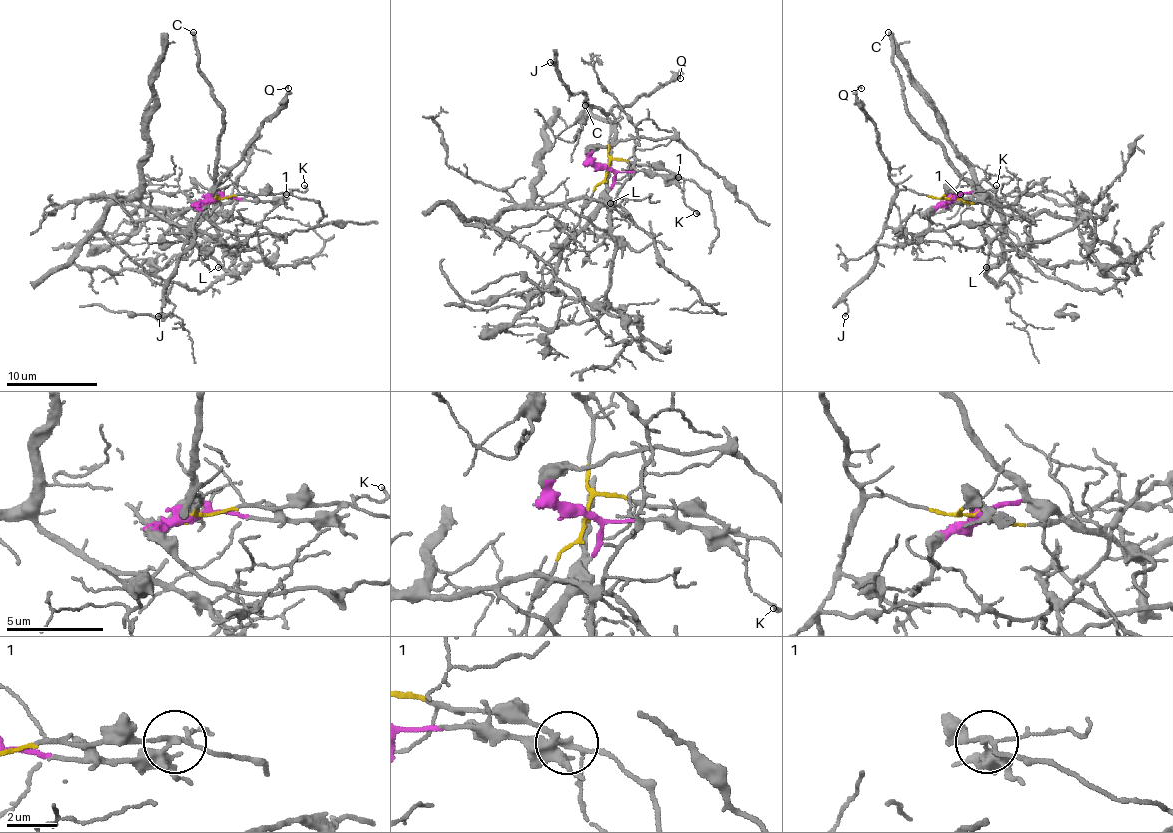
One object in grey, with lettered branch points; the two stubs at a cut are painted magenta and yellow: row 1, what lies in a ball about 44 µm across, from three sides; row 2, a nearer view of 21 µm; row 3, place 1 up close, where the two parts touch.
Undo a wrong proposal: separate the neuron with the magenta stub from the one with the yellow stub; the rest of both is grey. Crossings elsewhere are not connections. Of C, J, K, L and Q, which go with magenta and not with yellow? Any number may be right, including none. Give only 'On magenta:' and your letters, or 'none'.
On magenta: C, L

